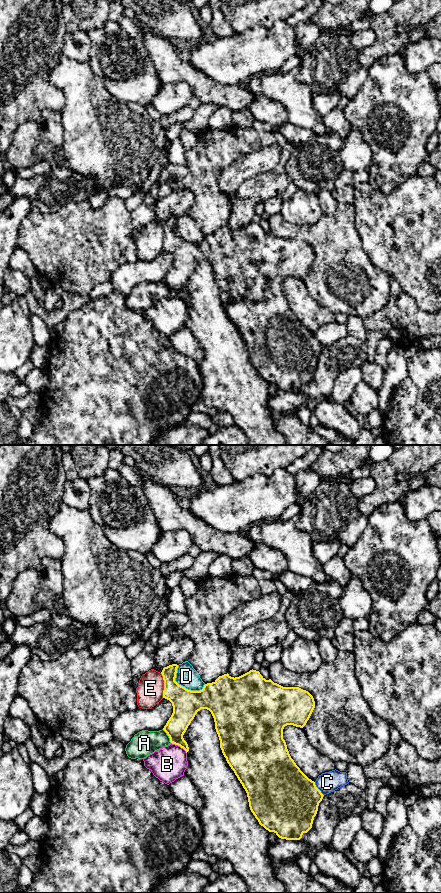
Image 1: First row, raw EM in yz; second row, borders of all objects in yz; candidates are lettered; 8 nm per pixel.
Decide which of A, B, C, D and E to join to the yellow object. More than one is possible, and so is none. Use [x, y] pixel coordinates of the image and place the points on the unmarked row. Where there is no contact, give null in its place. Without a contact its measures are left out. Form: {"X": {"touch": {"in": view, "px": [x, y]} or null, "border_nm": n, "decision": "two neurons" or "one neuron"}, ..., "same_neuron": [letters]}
{"A": {"touch": {"in": "yz", "px": [168, 287]}, "border_nm": 130, "decision": "two neurons"}, "B": {"touch": {"in": "yz", "px": [179, 297]}, "border_nm": 160, "decision": "two neurons"}, "C": {"touch": {"in": "yz", "px": [318, 341]}, "border_nm": 130, "decision": "two neurons"}, "D": {"touch": {"in": "yz", "px": [182, 238]}, "border_nm": 280, "decision": "two neurons"}, "E": {"touch": {"in": "yz", "px": [164, 237]}, "border_nm": 200, "decision": "two neurons"}, "same_neuron": []}

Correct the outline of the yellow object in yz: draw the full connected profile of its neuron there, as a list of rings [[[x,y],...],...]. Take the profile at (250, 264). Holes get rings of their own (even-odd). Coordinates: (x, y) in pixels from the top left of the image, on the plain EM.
[[[172,216],[164,219],[161,224],[164,232],[163,250],[169,252],[173,258],[173,265],[163,280],[170,294],[180,298],[187,305],[189,299],[183,290],[184,285],[198,263],[209,262],[214,270],[222,305],[245,341],[250,362],[259,376],[281,391],[300,392],[302,387],[312,380],[319,355],[324,347],[316,339],[315,334],[309,331],[291,310],[283,291],[283,281],[287,277],[300,280],[306,277],[315,260],[313,248],[299,239],[283,239],[271,231],[266,232],[259,223],[253,221],[235,230],[228,225],[224,226],[214,234],[205,236],[202,242],[191,243],[175,233],[177,220],[177,216]]]

